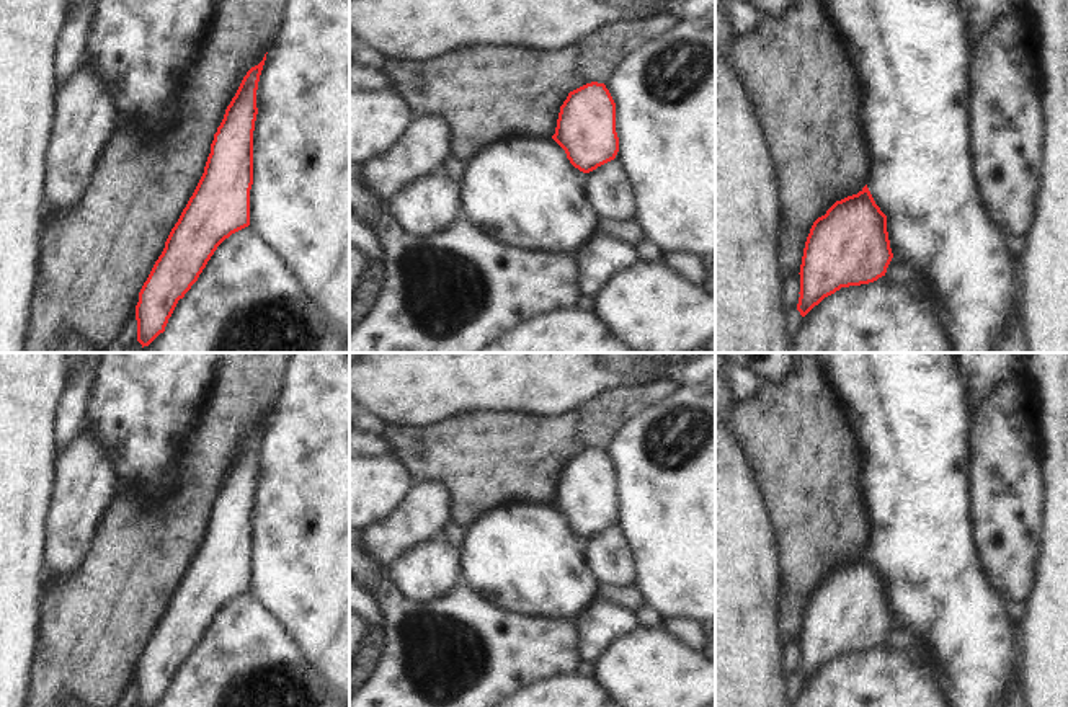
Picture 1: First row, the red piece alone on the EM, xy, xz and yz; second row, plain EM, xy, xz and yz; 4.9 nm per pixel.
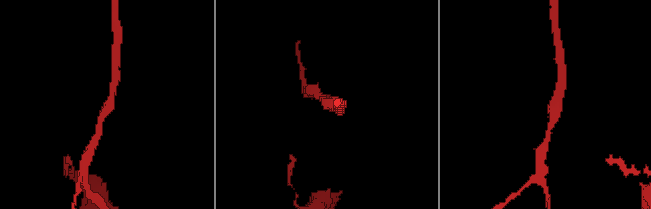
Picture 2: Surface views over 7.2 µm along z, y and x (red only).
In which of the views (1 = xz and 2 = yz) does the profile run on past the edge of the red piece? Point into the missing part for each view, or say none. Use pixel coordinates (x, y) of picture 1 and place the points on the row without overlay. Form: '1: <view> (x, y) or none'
1: none
2: none

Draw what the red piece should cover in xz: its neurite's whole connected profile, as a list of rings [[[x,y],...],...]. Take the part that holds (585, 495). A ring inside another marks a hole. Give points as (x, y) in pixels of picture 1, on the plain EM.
[[[591,447],[568,459],[552,505],[583,539],[616,524],[616,469],[604,449]]]

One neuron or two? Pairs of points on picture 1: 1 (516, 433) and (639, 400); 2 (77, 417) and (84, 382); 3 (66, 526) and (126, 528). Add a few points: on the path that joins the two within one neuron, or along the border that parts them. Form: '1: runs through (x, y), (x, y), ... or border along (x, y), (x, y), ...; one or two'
1: runs through (547, 433), (572, 433), (608, 412); one
2: runs through (77, 409), (79, 391); one
3: border along (115, 493), (82, 564); two

